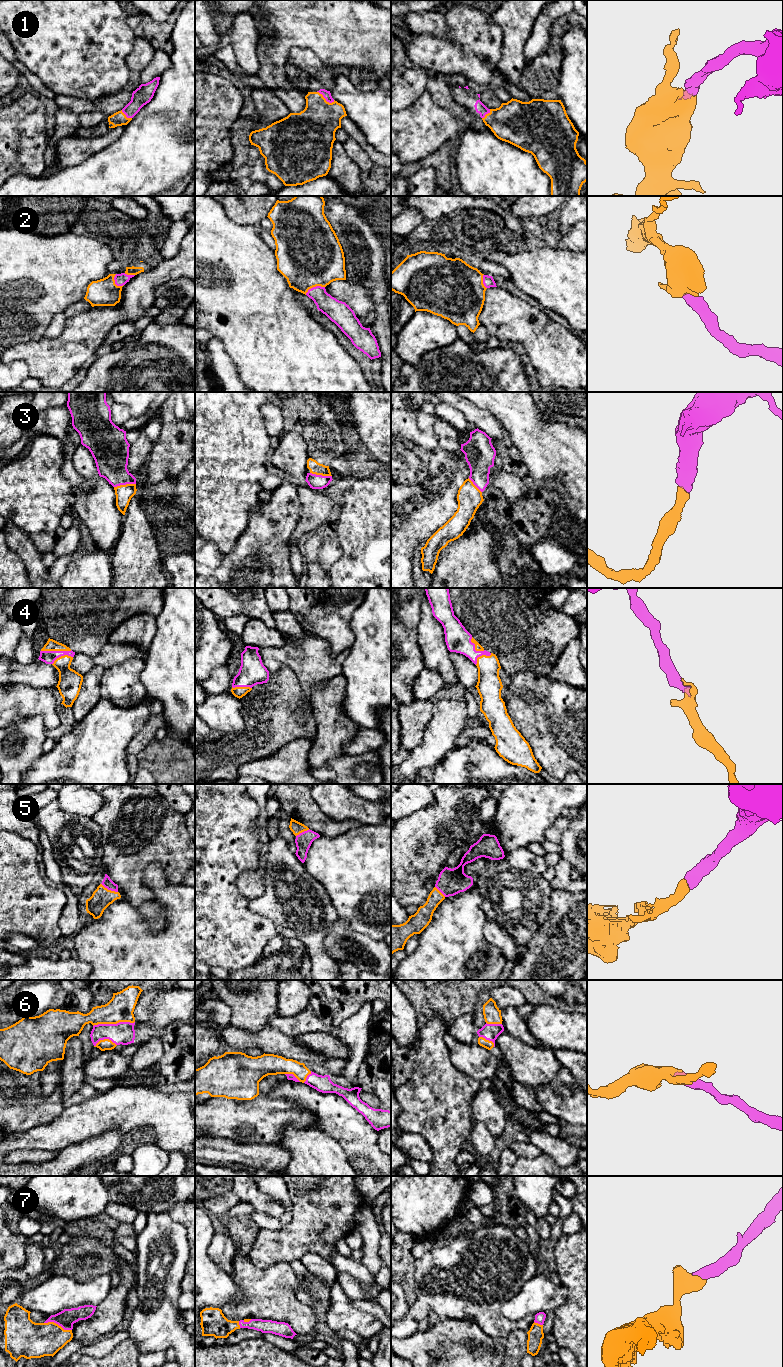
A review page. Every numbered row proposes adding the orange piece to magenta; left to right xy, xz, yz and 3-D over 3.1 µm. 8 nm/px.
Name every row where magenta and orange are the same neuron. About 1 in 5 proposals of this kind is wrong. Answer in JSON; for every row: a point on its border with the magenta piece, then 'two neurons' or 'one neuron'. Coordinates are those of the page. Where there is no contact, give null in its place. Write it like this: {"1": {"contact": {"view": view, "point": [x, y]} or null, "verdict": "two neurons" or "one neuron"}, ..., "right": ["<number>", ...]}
{"1": {"contact": {"view": "xz", "point": [325, 98]}, "verdict": "one neuron"}, "2": {"contact": {"view": "xz", "point": [314, 287]}, "verdict": "one neuron"}, "3": {"contact": {"view": "xy", "point": [124, 484]}, "verdict": "one neuron"}, "4": {"contact": {"view": "xy", "point": [56, 651]}, "verdict": "one neuron"}, "5": {"contact": {"view": "xy", "point": [109, 889]}, "verdict": "one neuron"}, "6": {"contact": {"view": "xy", "point": [113, 1024]}, "verdict": "one neuron"}, "7": {"contact": {"view": "xy", "point": [58, 1324]}, "verdict": "one neuron"}, "right": ["1", "2", "3", "4", "5", "6", "7"]}

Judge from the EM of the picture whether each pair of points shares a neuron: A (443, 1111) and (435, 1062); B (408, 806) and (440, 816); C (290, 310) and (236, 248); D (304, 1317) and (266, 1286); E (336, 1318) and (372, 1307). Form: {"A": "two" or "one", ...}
{"A": "one", "B": "two", "C": "one", "D": "one", "E": "two"}

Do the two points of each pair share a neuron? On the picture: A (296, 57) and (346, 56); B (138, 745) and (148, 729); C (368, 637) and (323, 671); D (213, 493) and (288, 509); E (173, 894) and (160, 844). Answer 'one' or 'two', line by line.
A: two
B: one
C: two
D: two
E: two

